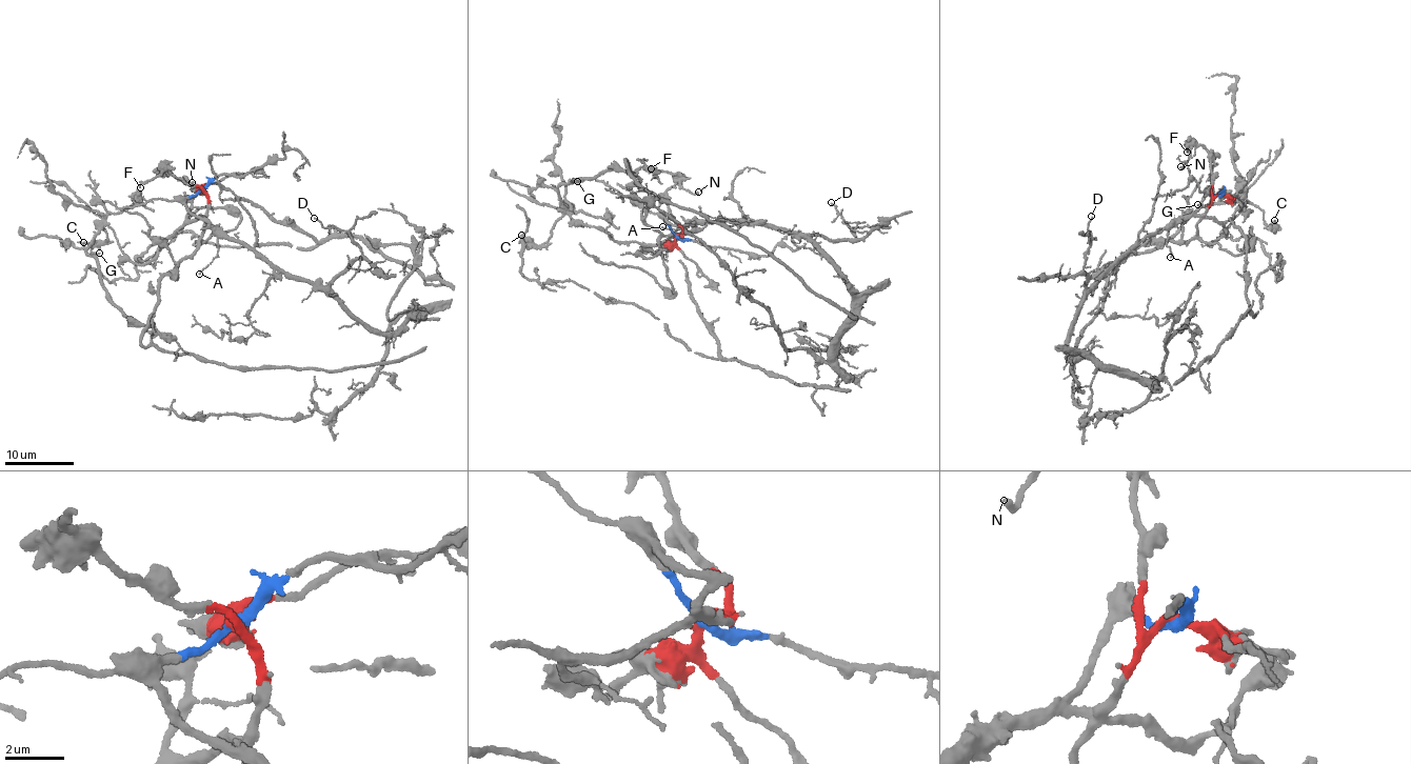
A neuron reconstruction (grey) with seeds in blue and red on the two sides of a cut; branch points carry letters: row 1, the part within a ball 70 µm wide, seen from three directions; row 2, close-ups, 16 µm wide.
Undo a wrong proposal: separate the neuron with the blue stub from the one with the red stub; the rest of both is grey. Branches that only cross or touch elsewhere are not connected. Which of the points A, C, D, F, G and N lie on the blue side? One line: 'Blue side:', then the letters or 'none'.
Blue side: A, D

